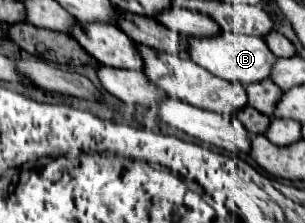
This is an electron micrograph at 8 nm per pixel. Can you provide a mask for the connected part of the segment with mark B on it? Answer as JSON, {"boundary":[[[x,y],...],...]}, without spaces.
{"boundary":[[[220,32],[216,36],[186,36],[184,50],[194,64],[206,68],[218,78],[236,80],[240,84],[250,84],[268,78],[268,68],[272,68],[272,60],[276,60],[276,56],[268,50],[262,38],[234,32]]]}

